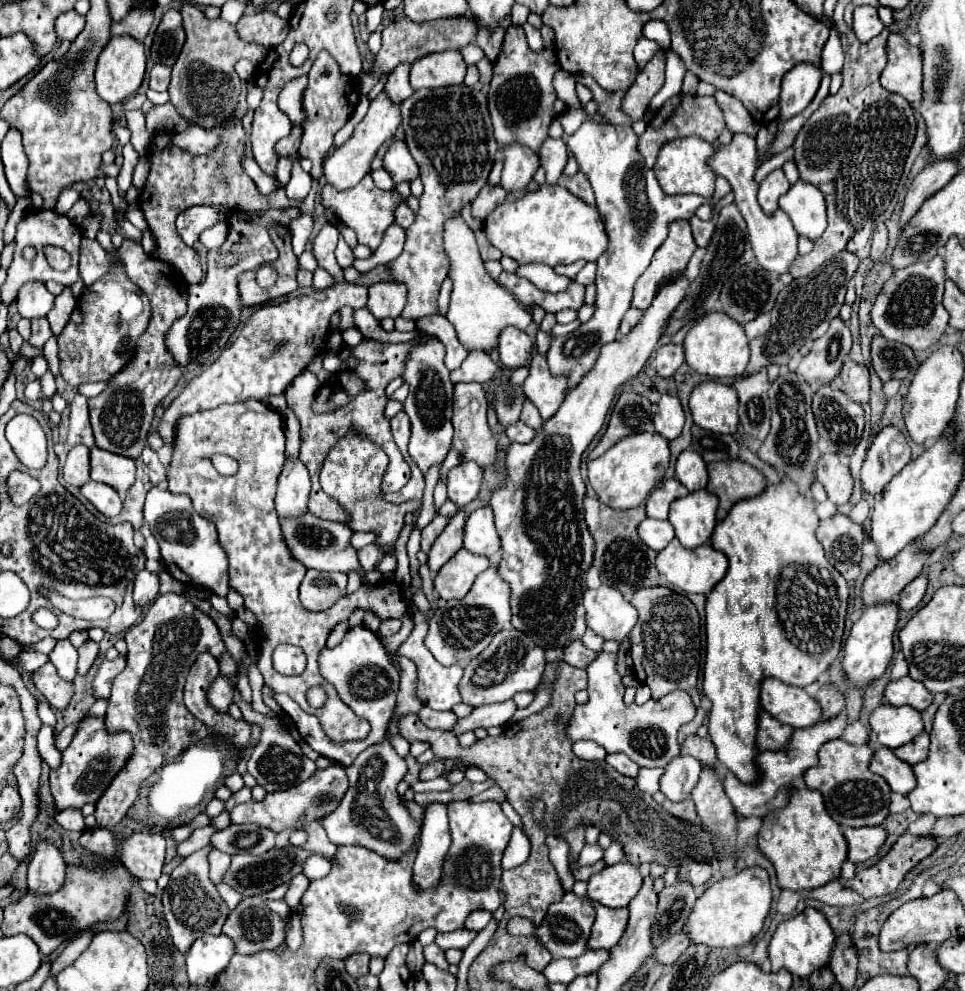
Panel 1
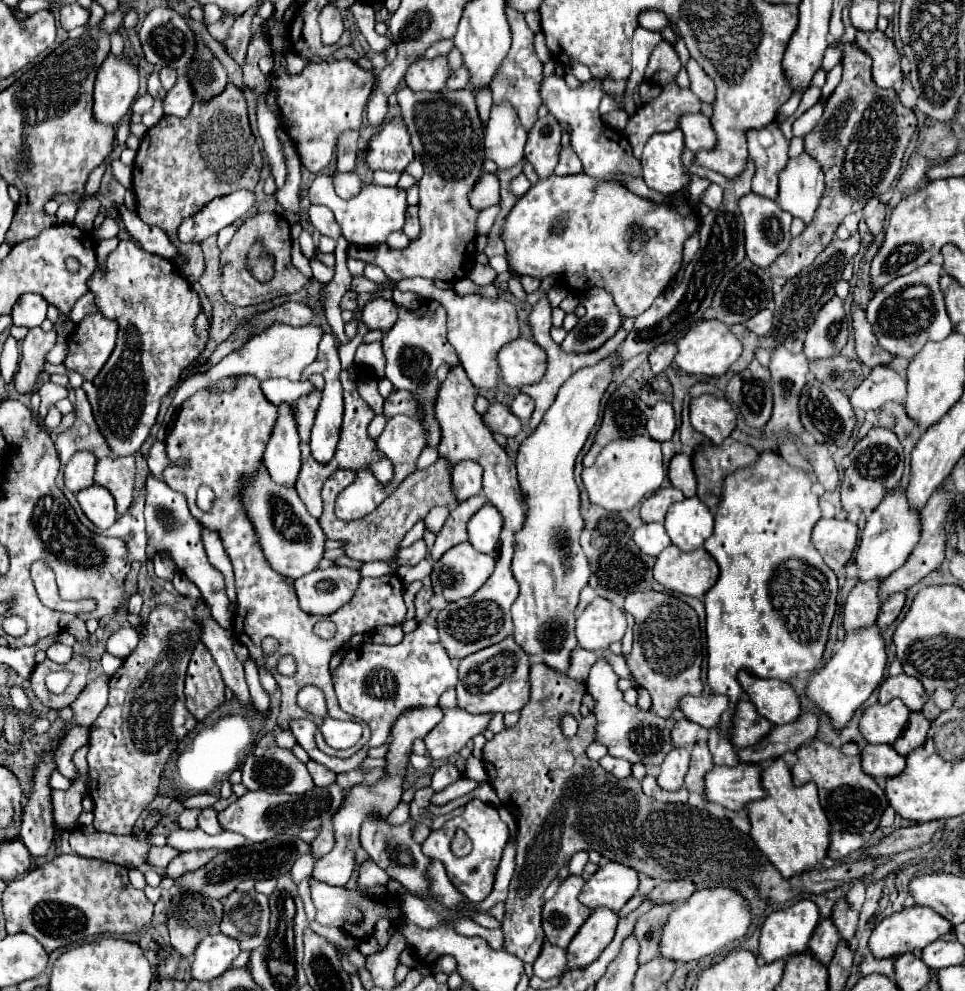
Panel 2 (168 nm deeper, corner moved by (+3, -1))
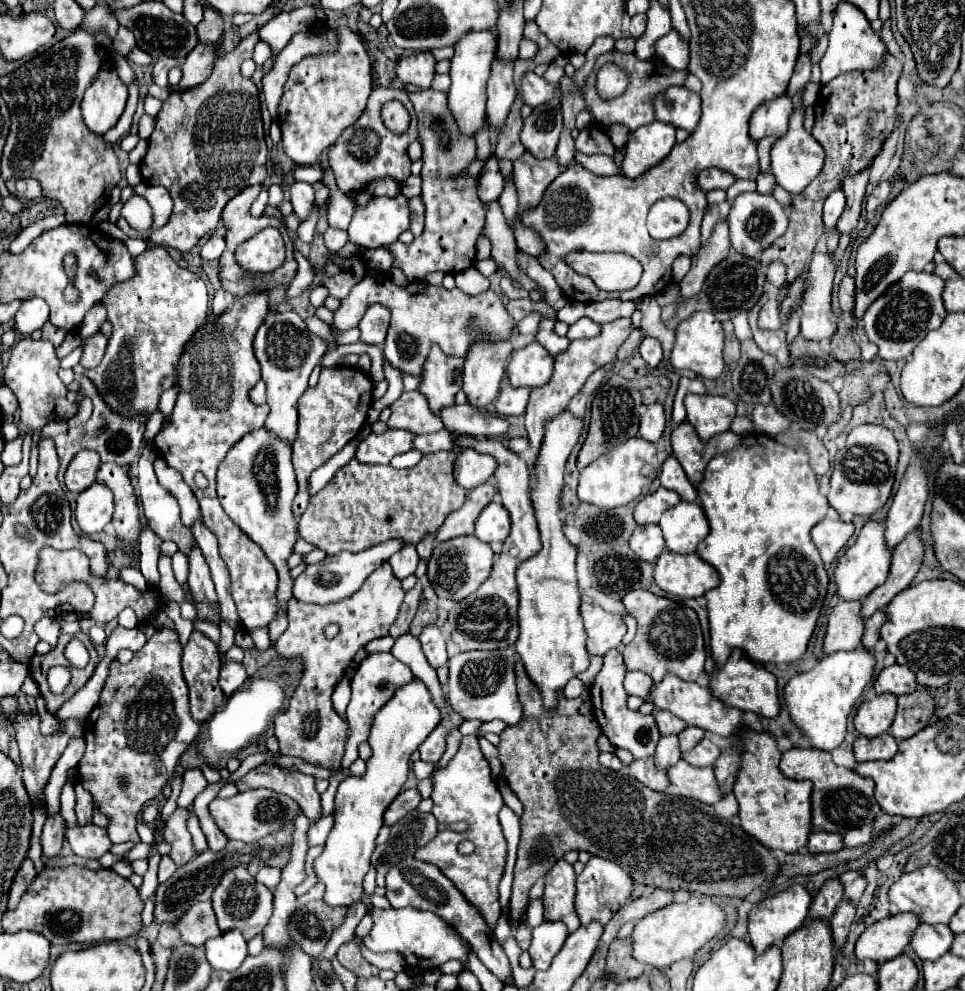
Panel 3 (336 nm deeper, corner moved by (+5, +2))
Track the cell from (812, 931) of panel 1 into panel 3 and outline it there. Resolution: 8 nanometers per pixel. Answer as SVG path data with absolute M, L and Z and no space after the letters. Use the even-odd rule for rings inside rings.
M794 883L794 885L786 887L784 891L762 899L748 913L748 935L750 935L750 941L752 941L752 947L756 949L756 953L764 953L770 945L782 943L782 939L786 939L786 935L796 931L806 921L810 903L812 903L812 897L800 883Z

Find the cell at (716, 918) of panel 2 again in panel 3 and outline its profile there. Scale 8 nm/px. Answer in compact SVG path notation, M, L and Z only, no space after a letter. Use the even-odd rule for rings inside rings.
M692 895L688 901L666 905L664 909L658 909L636 923L630 935L632 955L640 963L646 963L656 969L664 969L674 961L694 957L694 953L724 927L724 919L726 919L724 909L706 895L700 897Z

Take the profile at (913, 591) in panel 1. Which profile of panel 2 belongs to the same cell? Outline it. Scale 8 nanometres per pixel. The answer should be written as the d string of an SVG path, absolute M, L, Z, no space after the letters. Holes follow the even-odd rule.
M896 592L888 600L884 600L884 604L880 608L880 614L878 614L878 620L876 620L876 624L878 624L880 630L884 630L886 626L890 626L898 618L898 614L904 608L904 602L906 602L904 592Z

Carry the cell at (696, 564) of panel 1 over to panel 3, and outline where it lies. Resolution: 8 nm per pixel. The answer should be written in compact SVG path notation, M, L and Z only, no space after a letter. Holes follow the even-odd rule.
M664 549L654 567L654 581L668 595L690 599L718 587L720 575L696 553L678 555Z

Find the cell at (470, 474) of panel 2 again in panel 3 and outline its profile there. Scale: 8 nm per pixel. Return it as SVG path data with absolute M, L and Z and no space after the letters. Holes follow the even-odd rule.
M462 449L454 463L454 479L464 489L474 489L486 483L496 471L496 467L498 463L492 455L482 455L474 449Z

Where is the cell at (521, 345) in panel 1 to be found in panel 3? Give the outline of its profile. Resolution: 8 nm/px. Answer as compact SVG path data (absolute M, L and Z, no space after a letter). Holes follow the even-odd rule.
M530 343L512 351L510 365L506 369L512 387L542 387L548 383L554 369L552 355L540 345Z

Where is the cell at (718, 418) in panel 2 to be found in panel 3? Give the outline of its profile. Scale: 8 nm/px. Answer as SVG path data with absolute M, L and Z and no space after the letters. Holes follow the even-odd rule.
M686 395L686 417L702 441L730 429L736 417L736 405L728 397L718 395Z

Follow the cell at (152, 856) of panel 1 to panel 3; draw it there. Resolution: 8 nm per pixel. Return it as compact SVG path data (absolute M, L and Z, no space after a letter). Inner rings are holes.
M96 825L74 827L66 833L66 839L78 857L100 859L112 847L106 829L96 827Z

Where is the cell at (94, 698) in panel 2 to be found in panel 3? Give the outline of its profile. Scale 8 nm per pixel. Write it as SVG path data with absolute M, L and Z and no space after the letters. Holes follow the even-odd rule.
M16 711L16 717L12 719L12 725L14 725L14 731L16 731L16 743L20 747L20 757L22 757L22 779L24 779L24 785L26 785L26 791L32 799L40 799L44 801L44 785L48 783L50 779L50 773L56 765L56 761L60 759L60 755L64 753L68 741L72 737L80 737L84 733L84 721L82 719L66 719L62 721L64 723L64 731L62 733L56 733L56 735L42 735L38 725L40 725L40 719L36 713L24 713L24 711Z

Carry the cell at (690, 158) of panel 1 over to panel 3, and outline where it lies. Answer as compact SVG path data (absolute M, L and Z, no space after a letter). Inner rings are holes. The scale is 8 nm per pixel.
M648 123L628 133L628 141L624 145L624 161L622 173L630 179L636 179L650 167L658 165L676 143L676 127L670 123Z

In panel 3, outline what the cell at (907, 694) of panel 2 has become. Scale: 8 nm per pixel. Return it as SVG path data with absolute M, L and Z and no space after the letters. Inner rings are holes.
M898 663L884 667L880 675L874 681L874 691L880 693L894 693L894 695L906 695L916 689L916 677L908 667L902 667Z

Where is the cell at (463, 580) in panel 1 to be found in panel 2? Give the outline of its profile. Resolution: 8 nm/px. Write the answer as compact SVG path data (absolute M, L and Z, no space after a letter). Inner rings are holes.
M462 542L434 562L432 588L434 594L444 596L448 602L472 596L492 574L494 558Z

